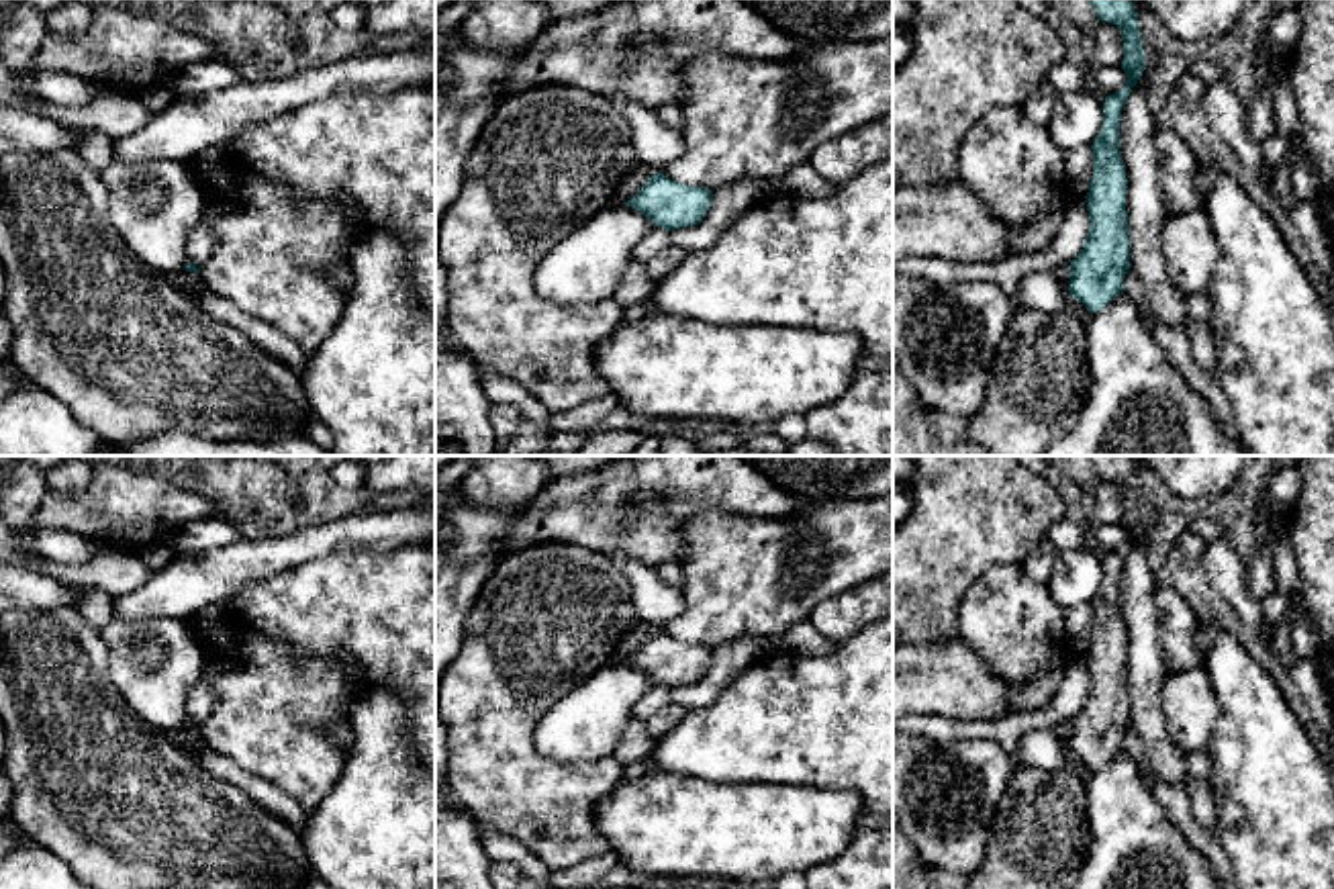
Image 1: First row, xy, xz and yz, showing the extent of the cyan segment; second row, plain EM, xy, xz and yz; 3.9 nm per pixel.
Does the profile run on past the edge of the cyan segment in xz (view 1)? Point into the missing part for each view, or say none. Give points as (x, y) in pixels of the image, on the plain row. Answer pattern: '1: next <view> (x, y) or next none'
1: next none

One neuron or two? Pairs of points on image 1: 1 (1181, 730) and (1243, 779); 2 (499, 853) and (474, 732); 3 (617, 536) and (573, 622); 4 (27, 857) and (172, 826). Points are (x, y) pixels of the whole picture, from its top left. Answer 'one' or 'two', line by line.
1: two
2: two
3: two
4: two

